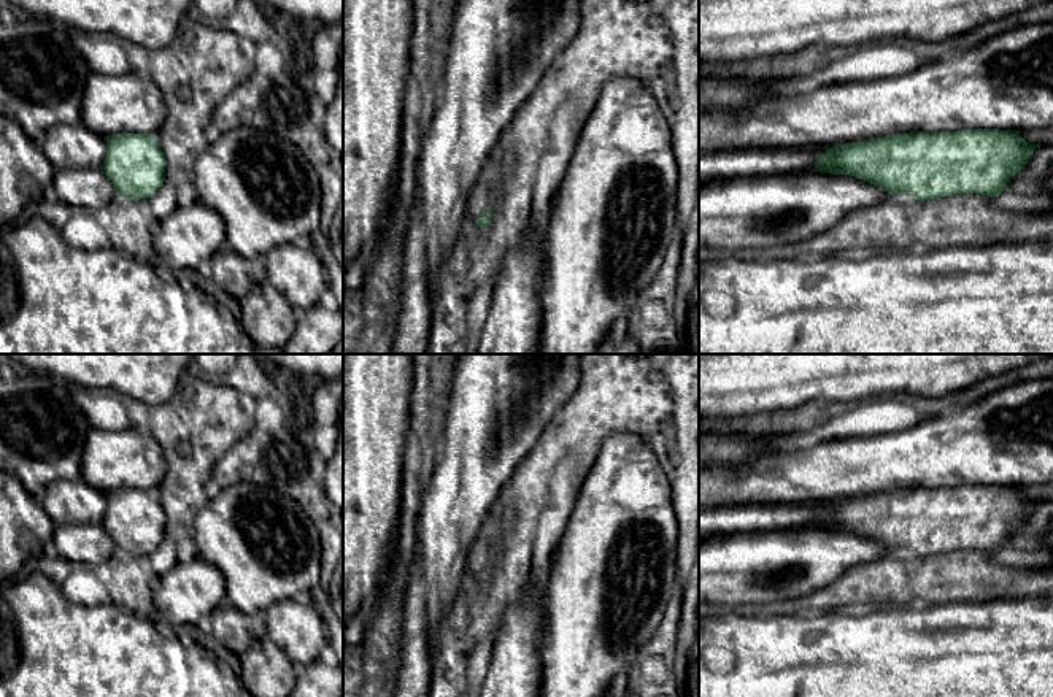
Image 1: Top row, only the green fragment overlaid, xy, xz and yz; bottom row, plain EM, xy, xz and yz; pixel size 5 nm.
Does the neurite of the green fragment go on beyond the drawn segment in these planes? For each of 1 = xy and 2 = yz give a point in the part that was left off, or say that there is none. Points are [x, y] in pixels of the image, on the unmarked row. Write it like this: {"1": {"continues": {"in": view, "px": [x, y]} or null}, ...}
{"1": {"continues": null}, "2": {"continues": null}}

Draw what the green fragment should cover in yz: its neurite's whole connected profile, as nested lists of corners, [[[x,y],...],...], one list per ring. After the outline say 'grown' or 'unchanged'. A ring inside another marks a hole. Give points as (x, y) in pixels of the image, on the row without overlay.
[[[1020,486],[910,487],[831,502],[818,513],[813,527],[850,530],[888,549],[907,549],[920,557],[961,549],[999,553],[1037,503],[1040,500],[1024,497]]]; unchanged

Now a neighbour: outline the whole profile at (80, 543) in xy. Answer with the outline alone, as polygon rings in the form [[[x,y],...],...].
[[[67,524],[56,527],[49,549],[75,565],[98,565],[111,557],[114,548],[100,524]]]

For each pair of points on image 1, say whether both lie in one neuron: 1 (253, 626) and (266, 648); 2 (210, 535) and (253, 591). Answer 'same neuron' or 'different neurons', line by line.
1: different neurons
2: same neuron

